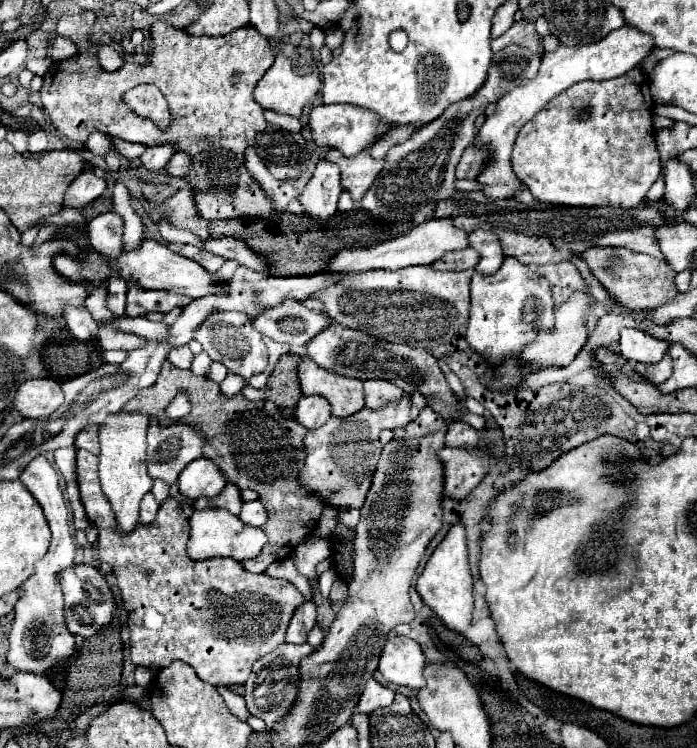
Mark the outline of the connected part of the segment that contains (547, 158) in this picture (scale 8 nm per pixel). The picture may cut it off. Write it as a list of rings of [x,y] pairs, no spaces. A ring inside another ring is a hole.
[[[639,68],[605,82],[579,82],[575,88],[569,88],[549,100],[539,114],[521,128],[511,154],[513,172],[539,202],[581,208],[637,208],[657,180],[657,174],[661,174],[661,158],[655,144],[651,108],[653,98],[649,94],[647,76]]]

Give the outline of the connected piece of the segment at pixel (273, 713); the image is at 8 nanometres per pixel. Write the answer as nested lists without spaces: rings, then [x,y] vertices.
[[[281,644],[277,646],[277,650],[265,654],[253,664],[253,670],[245,682],[243,698],[247,702],[247,710],[253,716],[259,716],[261,720],[265,720],[267,730],[271,730],[273,722],[279,722],[289,712],[289,706],[295,702],[297,682],[299,682],[299,660],[311,652],[313,648],[309,644],[297,644],[297,646]]]

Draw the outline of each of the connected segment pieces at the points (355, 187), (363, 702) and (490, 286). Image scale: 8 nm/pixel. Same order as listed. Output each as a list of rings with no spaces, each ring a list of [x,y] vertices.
[[[329,150],[325,154],[325,160],[333,162],[341,170],[341,188],[351,194],[355,202],[359,202],[365,194],[365,190],[373,184],[377,178],[383,160],[373,160],[369,152],[359,152],[351,158],[343,156],[339,150]]]
[[[371,678],[361,694],[361,700],[357,704],[357,712],[373,712],[373,710],[379,710],[379,708],[387,708],[393,704],[393,696],[395,692],[391,688],[385,688],[381,686],[375,678]]]
[[[505,258],[495,274],[473,274],[471,280],[471,308],[465,340],[479,354],[485,354],[491,362],[501,362],[505,356],[519,354],[529,340],[541,330],[553,330],[555,304],[551,286],[545,278],[537,276],[529,266],[517,258]]]

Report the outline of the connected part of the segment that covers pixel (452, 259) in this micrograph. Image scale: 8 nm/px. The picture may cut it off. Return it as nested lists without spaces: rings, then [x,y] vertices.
[[[465,248],[453,254],[445,254],[445,258],[433,262],[431,266],[435,270],[469,270],[469,268],[475,268],[477,262],[479,262],[479,254],[471,248]]]

